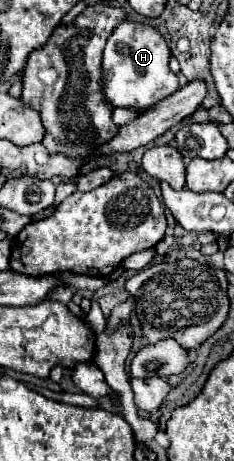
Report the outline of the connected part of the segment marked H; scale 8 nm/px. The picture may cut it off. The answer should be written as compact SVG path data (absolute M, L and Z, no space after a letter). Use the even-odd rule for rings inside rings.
M143 22L119 24L113 36L109 36L103 56L103 84L105 98L121 108L141 108L147 110L157 102L165 100L179 88L177 76L169 70L171 48L167 40Z

